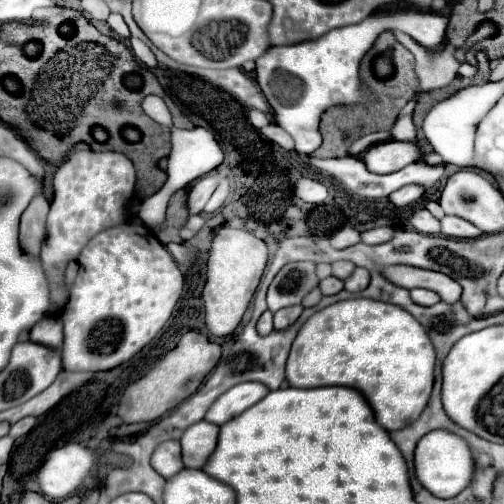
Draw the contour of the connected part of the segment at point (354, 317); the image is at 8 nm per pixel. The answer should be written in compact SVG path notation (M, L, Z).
M356 297L332 303L308 317L292 343L286 379L292 387L354 387L370 403L376 423L386 431L396 431L424 411L432 393L434 361L430 337L408 311L392 303Z

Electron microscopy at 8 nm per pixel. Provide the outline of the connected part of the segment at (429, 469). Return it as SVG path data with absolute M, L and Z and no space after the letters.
M430 431L416 445L414 469L422 487L426 487L434 497L450 499L470 483L474 463L470 463L470 449L462 439L458 439L458 435L448 435L448 431Z

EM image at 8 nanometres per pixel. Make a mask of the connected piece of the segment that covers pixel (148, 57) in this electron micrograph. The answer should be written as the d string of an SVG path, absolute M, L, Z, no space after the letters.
M130 39L132 41L132 51L134 51L134 55L138 57L138 61L142 61L146 67L156 67L158 65L158 61L156 61L156 57L154 57L154 53L150 51L150 47L146 45L146 43L142 43L140 39Z

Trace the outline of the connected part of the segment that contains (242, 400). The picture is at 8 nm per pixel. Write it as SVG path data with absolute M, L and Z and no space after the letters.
M256 381L238 383L238 385L230 387L226 393L222 393L210 405L204 419L214 425L222 425L222 423L226 423L226 419L240 415L242 411L246 411L246 407L252 407L254 403L258 403L258 399L262 399L262 395L266 395L266 391L268 391L268 387L262 383L256 383Z

